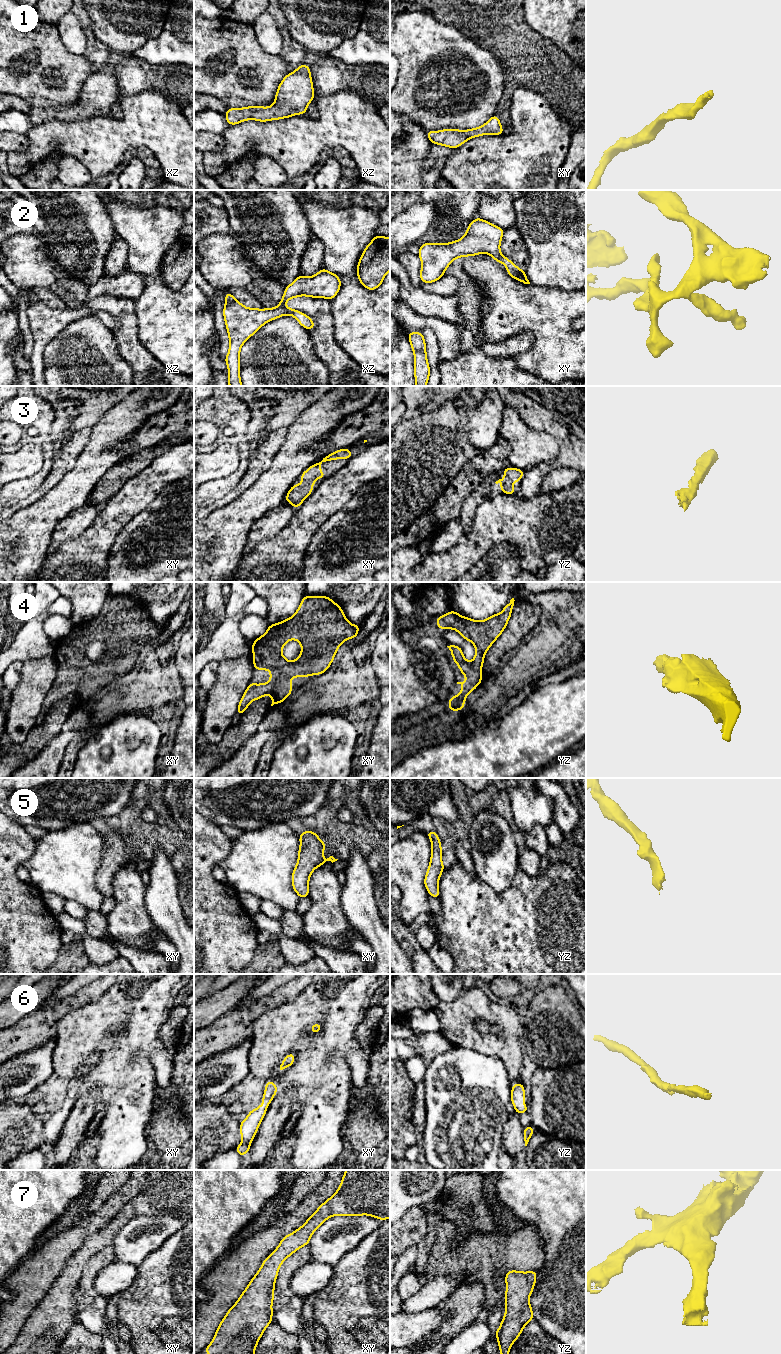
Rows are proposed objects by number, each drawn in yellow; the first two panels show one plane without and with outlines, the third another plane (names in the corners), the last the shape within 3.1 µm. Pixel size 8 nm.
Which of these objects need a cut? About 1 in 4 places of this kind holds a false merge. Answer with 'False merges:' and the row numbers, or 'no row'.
False merges: no row

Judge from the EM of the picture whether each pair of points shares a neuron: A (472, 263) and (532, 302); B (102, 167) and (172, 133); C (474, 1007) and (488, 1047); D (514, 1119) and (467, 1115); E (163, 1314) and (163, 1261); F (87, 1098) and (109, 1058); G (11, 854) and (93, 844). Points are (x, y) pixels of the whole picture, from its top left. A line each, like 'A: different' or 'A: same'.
A: same
B: same
C: same
D: different
E: same
F: different
G: different

